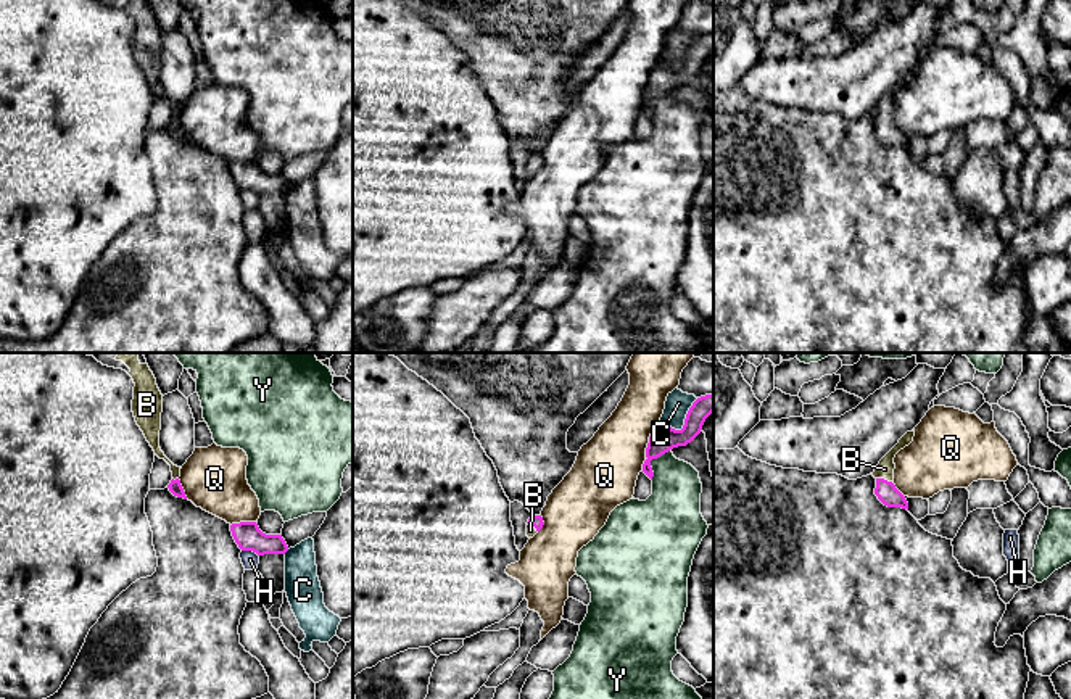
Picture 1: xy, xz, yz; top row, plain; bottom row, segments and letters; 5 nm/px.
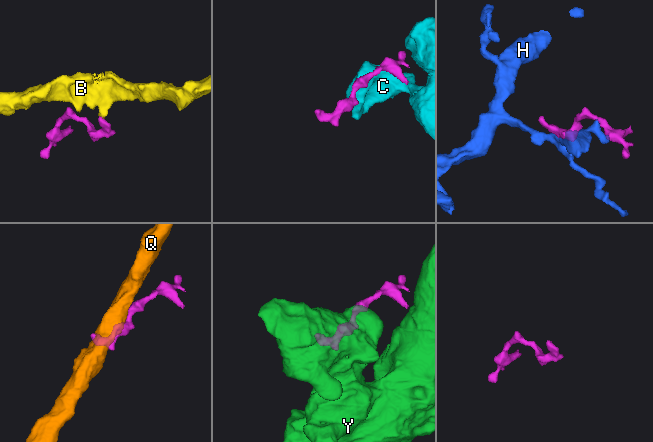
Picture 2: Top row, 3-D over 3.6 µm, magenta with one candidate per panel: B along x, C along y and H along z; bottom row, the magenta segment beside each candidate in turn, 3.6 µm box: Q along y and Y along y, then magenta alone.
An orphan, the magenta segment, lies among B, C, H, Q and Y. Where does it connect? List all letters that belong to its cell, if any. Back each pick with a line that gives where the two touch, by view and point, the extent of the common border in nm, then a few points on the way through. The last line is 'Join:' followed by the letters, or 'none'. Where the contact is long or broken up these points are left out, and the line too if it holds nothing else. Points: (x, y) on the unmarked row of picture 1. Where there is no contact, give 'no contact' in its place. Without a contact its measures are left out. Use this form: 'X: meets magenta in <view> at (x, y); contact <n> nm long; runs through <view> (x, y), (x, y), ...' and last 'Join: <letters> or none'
B: meets magenta in yz at (883, 118); contact 90 nm long; runs through yz (886, 131), (883, 118), (884, 108)
Join: B

